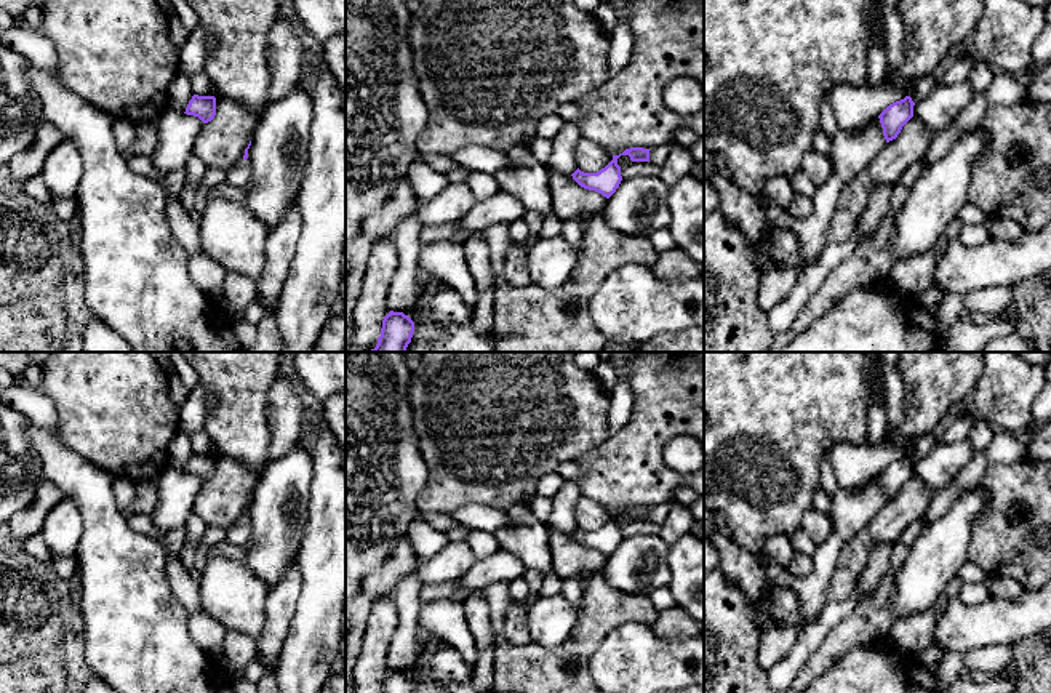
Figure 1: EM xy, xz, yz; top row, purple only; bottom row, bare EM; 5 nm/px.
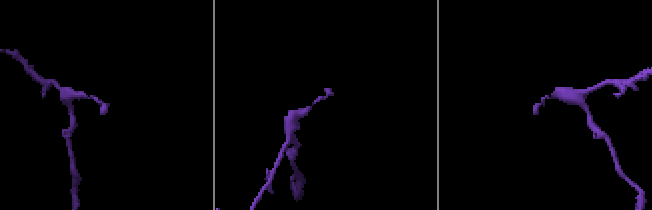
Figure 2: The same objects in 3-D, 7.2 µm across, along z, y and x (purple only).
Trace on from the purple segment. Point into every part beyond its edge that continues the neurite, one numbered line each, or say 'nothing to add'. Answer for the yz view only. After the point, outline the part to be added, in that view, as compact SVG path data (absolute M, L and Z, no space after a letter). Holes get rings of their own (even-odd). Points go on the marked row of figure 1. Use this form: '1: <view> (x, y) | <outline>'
nothing to add

